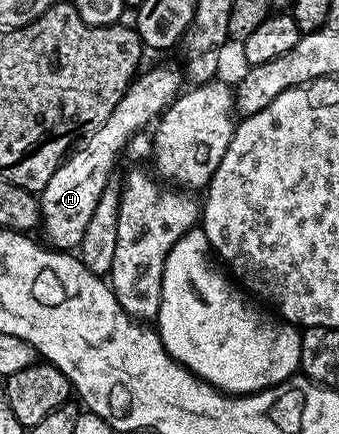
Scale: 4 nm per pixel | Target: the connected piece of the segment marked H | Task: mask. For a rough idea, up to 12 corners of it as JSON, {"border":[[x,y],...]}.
{"border":[[142,70],[39,192],[44,242],[76,252],[117,158],[183,87]]}

